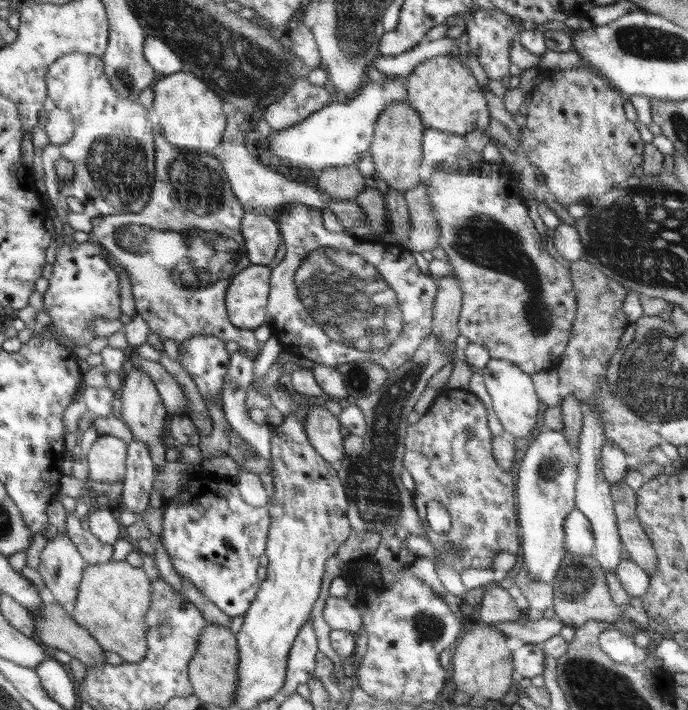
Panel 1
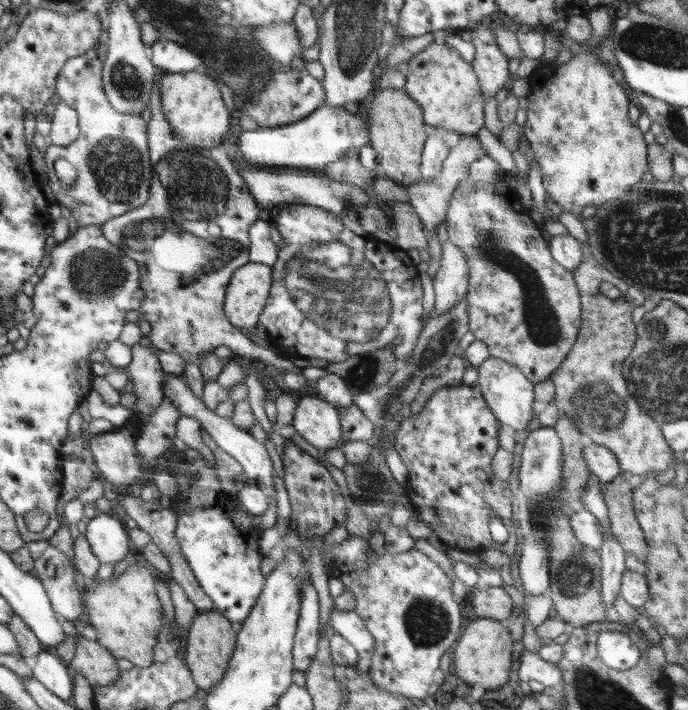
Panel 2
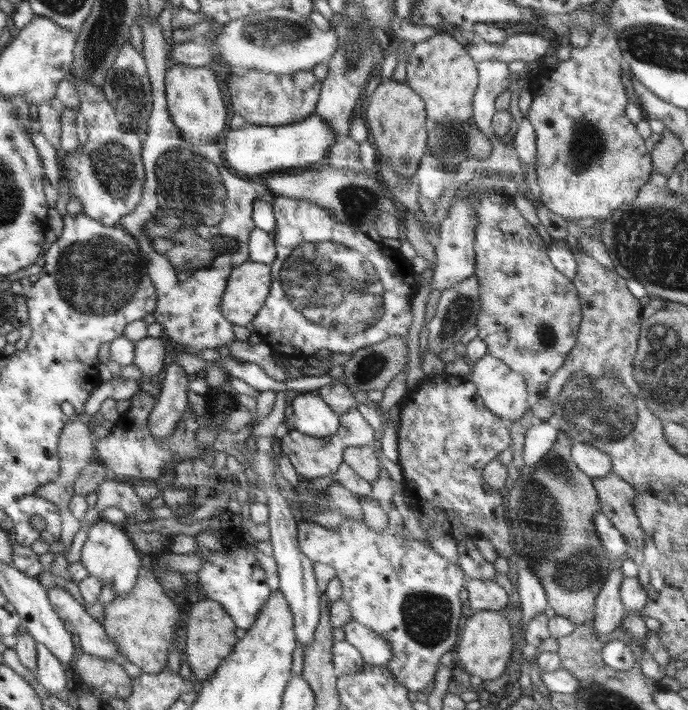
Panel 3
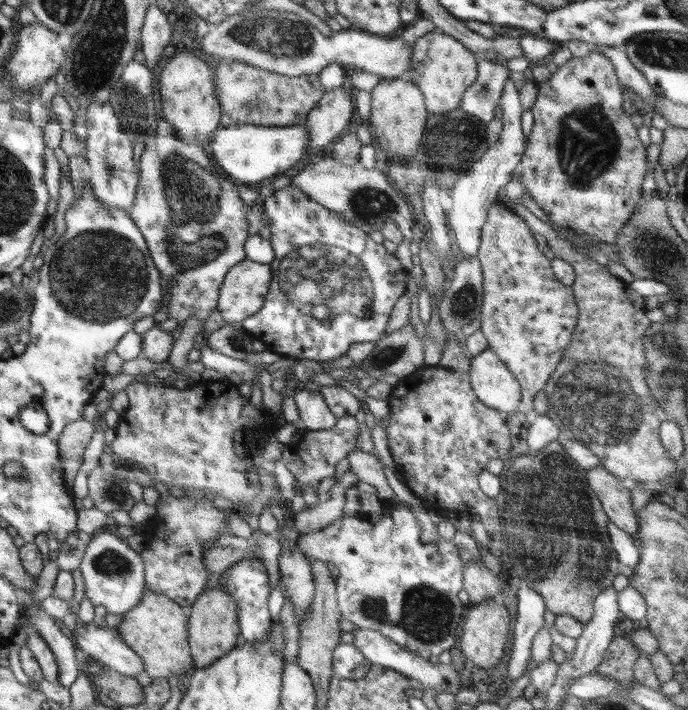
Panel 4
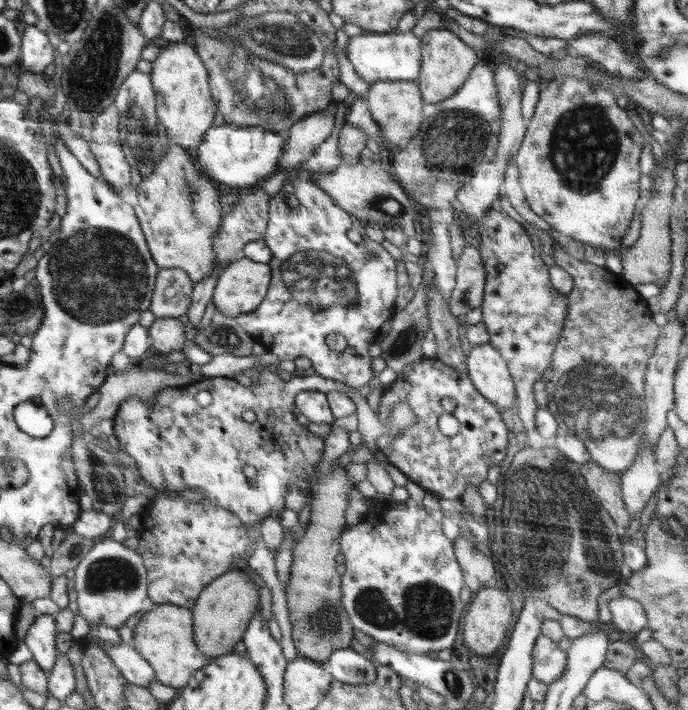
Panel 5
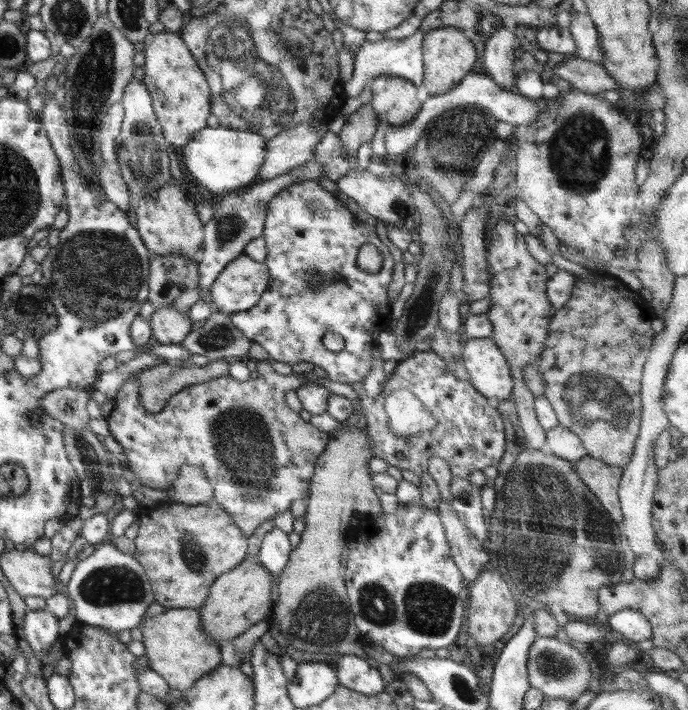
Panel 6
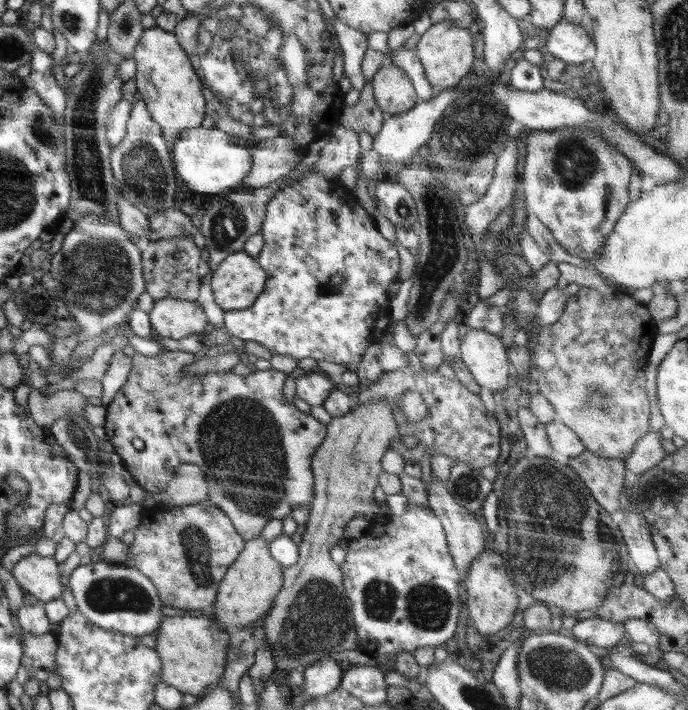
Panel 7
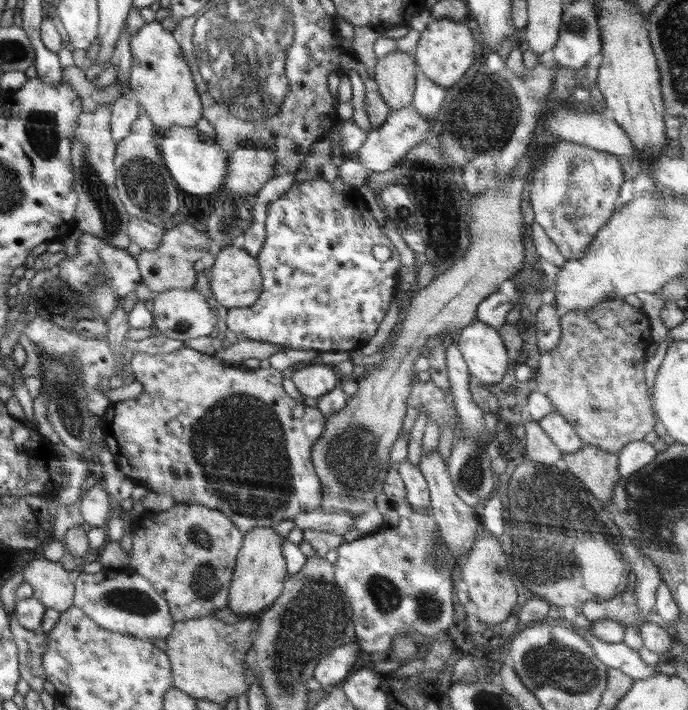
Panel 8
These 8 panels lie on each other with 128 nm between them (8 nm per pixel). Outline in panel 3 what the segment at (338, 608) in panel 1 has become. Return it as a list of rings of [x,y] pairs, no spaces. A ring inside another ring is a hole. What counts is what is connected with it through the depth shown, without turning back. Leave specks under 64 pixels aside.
[[[352,620],[345,624],[342,630],[346,642],[357,648],[365,665],[385,666],[395,655],[388,641],[359,622]]]

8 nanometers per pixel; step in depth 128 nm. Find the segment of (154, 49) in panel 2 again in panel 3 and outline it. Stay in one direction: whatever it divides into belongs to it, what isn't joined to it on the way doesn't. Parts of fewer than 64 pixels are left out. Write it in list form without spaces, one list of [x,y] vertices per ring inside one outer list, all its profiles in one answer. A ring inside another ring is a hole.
[[[274,8],[270,12],[252,13],[224,25],[223,30],[215,37],[216,41],[212,41],[209,46],[203,40],[174,43],[169,47],[167,55],[176,64],[186,66],[205,66],[213,56],[217,56],[218,60],[224,56],[228,64],[248,66],[267,73],[288,74],[312,70],[314,65],[328,62],[338,46],[338,37],[334,30],[322,32],[309,18],[296,14],[291,8]]]

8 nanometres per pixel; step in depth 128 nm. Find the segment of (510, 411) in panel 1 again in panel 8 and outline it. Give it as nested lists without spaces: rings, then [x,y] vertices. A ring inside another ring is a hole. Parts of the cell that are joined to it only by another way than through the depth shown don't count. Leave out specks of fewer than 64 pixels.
[[[475,318],[461,330],[458,340],[470,375],[483,386],[500,383],[510,371],[506,346],[494,327]]]

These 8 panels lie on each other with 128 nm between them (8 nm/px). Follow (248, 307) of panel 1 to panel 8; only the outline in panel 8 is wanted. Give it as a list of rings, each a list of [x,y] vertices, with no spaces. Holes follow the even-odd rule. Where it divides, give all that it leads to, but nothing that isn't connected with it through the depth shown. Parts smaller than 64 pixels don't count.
[[[238,243],[217,251],[211,271],[211,290],[219,306],[235,309],[236,307],[252,306],[258,300],[263,289],[263,278],[258,261]]]

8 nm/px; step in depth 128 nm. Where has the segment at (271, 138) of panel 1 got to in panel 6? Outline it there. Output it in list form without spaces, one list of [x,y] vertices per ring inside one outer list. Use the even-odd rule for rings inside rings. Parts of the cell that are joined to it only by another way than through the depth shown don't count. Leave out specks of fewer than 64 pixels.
[[[219,125],[217,128],[206,127],[186,145],[178,149],[184,174],[202,184],[208,192],[225,194],[243,190],[254,184],[258,171],[264,164],[267,153],[267,138],[254,131],[233,129]]]

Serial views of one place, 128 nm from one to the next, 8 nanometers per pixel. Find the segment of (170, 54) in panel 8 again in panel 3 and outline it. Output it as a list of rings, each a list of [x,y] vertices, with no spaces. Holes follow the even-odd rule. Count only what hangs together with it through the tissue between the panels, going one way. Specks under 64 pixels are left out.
[[[172,65],[165,72],[165,97],[172,122],[177,126],[182,137],[192,145],[204,145],[217,142],[227,129],[226,106],[220,95],[220,84],[214,73],[203,66]]]

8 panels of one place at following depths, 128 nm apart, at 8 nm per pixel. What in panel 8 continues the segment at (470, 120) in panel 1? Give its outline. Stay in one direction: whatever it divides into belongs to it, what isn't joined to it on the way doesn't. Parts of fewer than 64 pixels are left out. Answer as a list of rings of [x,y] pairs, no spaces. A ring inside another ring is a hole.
[[[450,18],[433,19],[421,33],[414,51],[418,68],[438,86],[450,88],[456,84],[473,64],[474,46],[471,31],[466,22],[455,22]]]

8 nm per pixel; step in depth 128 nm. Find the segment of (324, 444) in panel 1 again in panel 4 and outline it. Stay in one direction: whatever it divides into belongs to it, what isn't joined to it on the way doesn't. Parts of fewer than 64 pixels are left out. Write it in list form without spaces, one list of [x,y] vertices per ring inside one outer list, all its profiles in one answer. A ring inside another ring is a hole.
[[[296,390],[293,399],[300,413],[300,427],[318,431],[336,425],[337,417],[328,409],[319,391]]]

